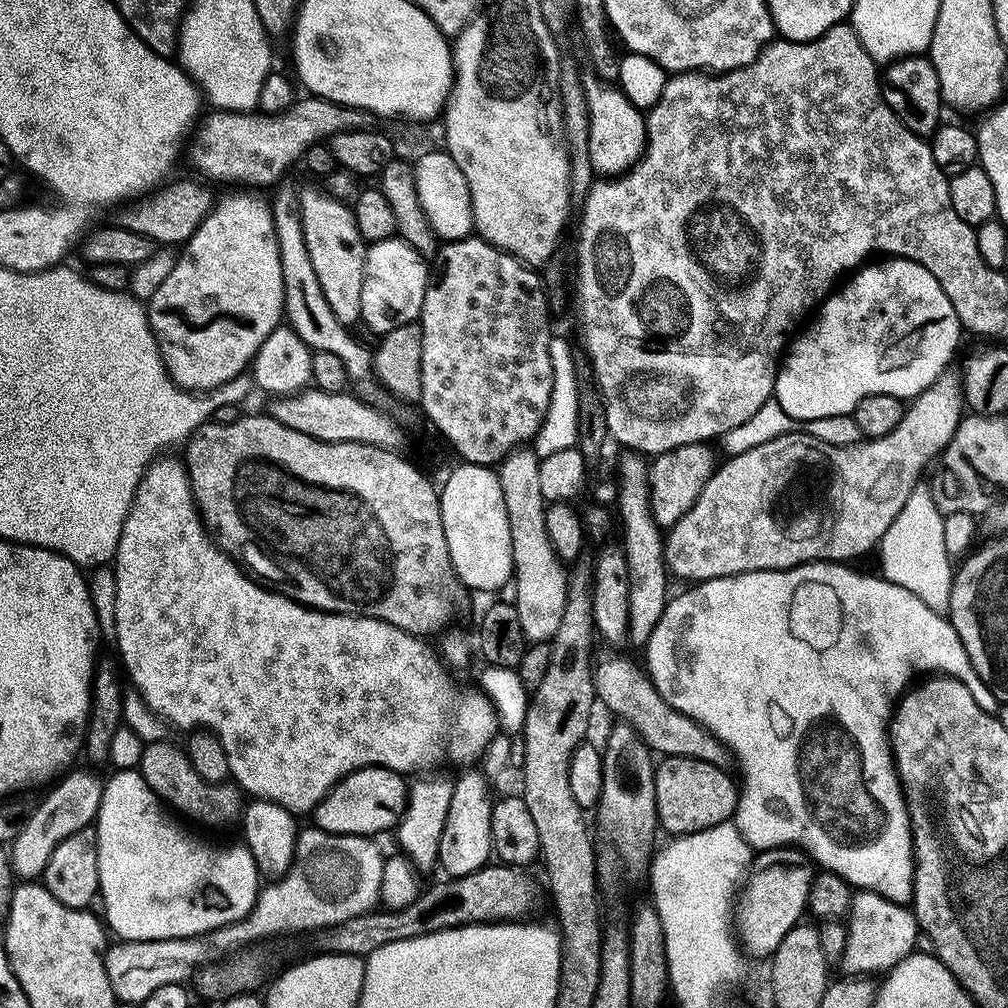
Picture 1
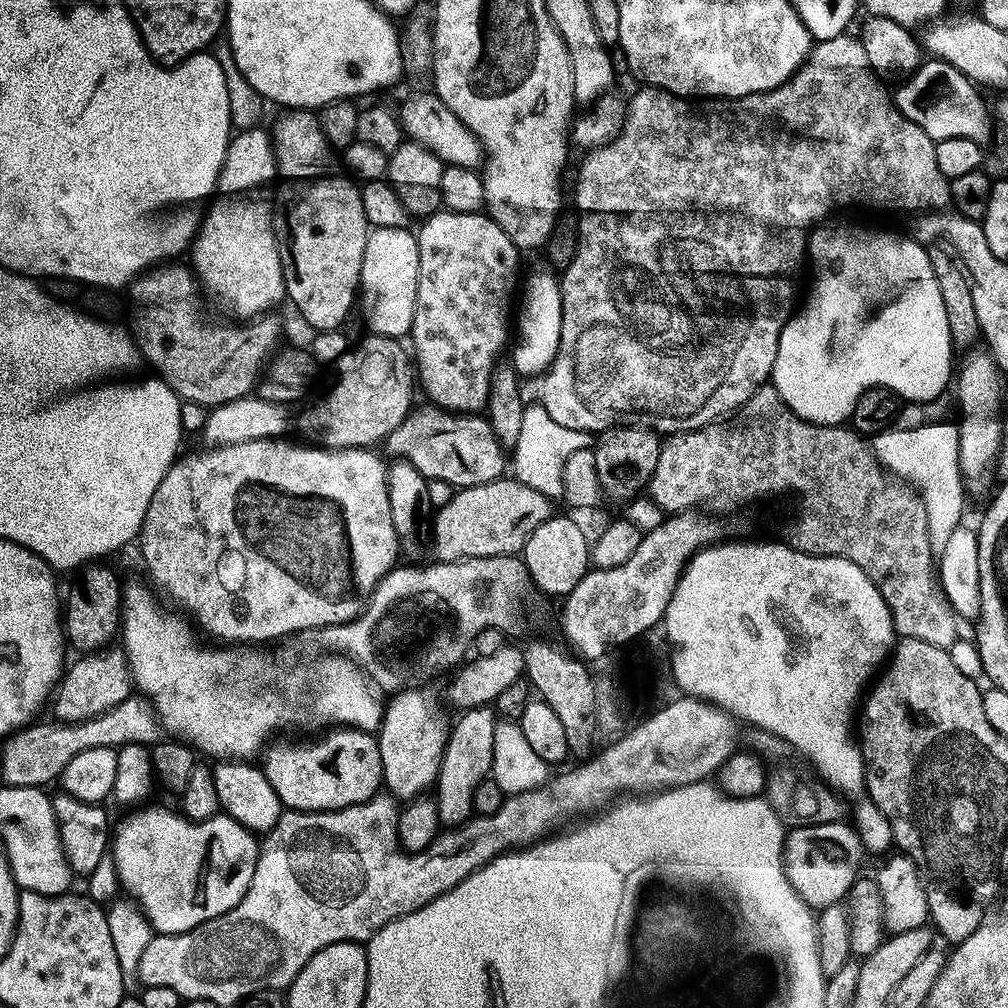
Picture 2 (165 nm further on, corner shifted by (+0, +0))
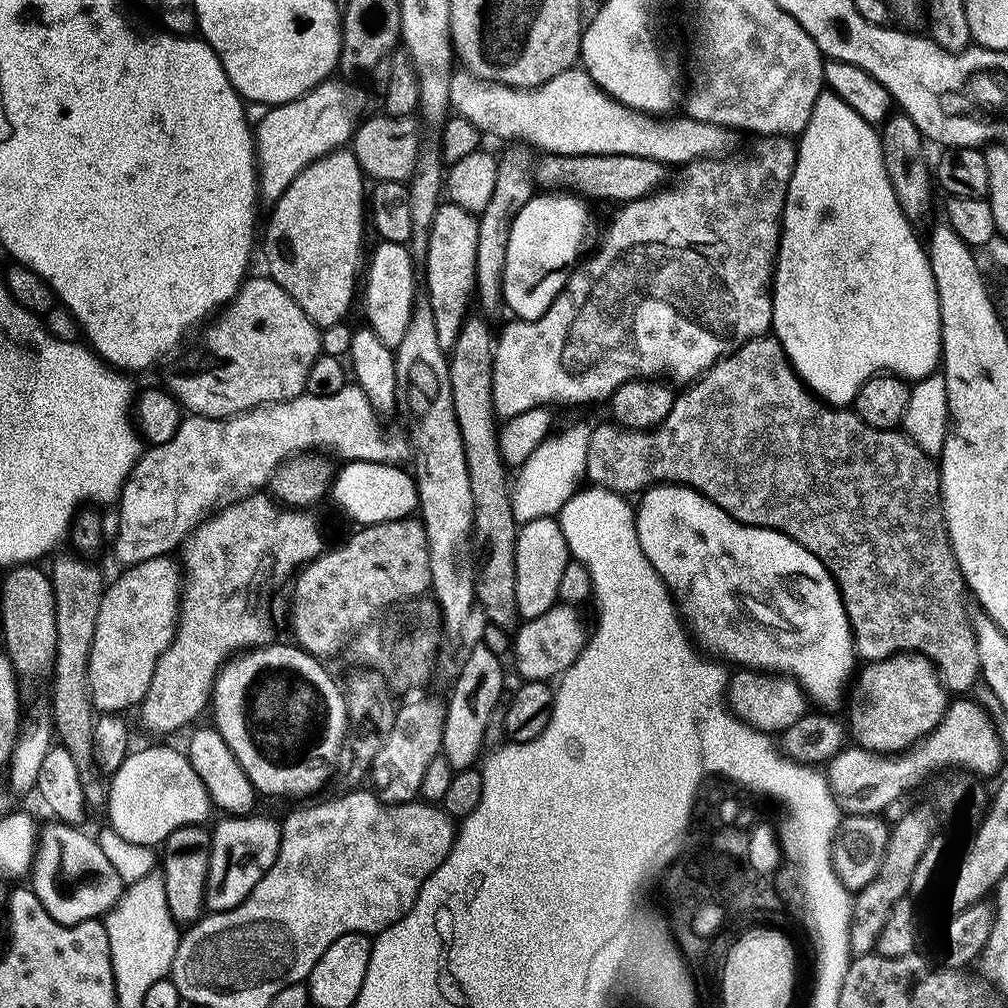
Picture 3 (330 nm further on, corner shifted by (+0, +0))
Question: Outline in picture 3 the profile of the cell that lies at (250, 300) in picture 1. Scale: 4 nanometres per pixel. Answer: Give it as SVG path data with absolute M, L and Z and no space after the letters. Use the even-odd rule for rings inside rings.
M329 78L317 84L310 95L300 96L285 104L273 104L254 128L254 147L256 149L256 167L258 169L258 196L268 206L275 205L276 199L283 194L298 178L306 166L328 152L343 149L352 139L354 119L352 108L348 105L348 92L336 81ZM312 99L316 101L312 104ZM312 112L320 116L323 112L332 112L332 120L315 120Z

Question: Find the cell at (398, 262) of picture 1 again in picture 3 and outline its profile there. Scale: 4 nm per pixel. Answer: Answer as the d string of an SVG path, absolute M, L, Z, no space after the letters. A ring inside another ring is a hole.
M387 242L377 245L372 252L372 261L369 264L367 261L366 264L368 285L365 288L363 285L362 288L364 308L368 311L366 324L374 330L374 334L378 334L378 338L382 338L382 342L386 342L388 348L394 350L402 342L402 338L406 338L406 330L410 326L412 309L418 295L418 272L412 263L411 251L405 245Z

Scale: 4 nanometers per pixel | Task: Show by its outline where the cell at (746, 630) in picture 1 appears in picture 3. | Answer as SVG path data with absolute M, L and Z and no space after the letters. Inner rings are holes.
M674 484L653 486L639 500L640 508L638 504L635 509L638 542L672 593L681 617L685 621L688 619L686 624L695 643L709 657L723 658L729 665L740 664L736 666L744 670L759 670L765 674L791 678L804 689L804 695L811 703L813 700L824 707L821 709L836 710L832 708L839 706L843 696L845 699L846 685L853 679L852 667L858 663L858 655L840 587L828 572L828 567L786 534L739 524L730 514L726 514L726 510L693 488ZM724 532L740 532L744 540L724 540ZM760 608L773 612L782 623L788 625L767 628L759 624L756 619L760 616Z

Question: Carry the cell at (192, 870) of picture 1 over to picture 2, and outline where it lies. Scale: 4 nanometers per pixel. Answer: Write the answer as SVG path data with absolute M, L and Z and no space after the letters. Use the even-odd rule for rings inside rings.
M150 805L131 811L134 813L128 815L117 828L115 825L110 854L121 889L130 894L128 896L139 906L151 929L159 935L188 932L210 918L229 912L242 900L253 881L259 856L257 837L224 812L197 821L190 820L175 809Z

